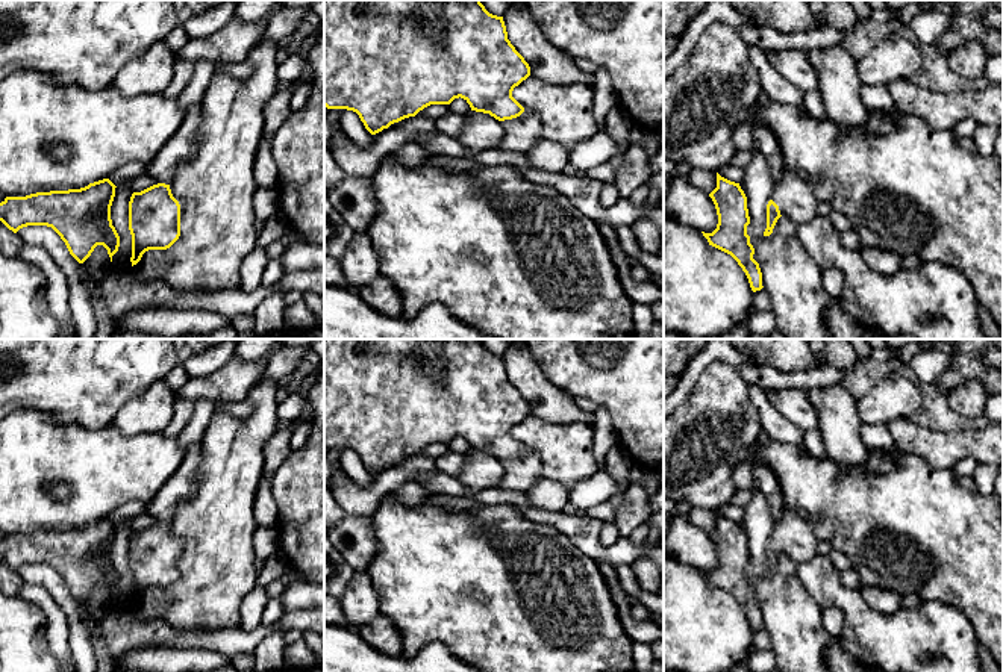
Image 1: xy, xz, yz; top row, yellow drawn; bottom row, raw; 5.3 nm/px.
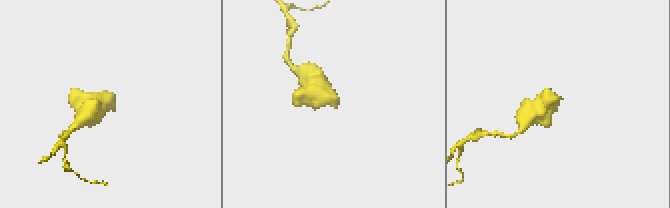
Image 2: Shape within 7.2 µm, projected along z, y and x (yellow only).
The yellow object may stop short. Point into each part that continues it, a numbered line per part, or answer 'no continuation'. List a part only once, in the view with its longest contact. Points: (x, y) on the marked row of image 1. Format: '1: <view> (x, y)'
1: xz (520, 133)

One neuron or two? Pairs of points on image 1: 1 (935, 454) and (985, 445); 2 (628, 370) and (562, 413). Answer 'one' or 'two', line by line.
1: one
2: two

